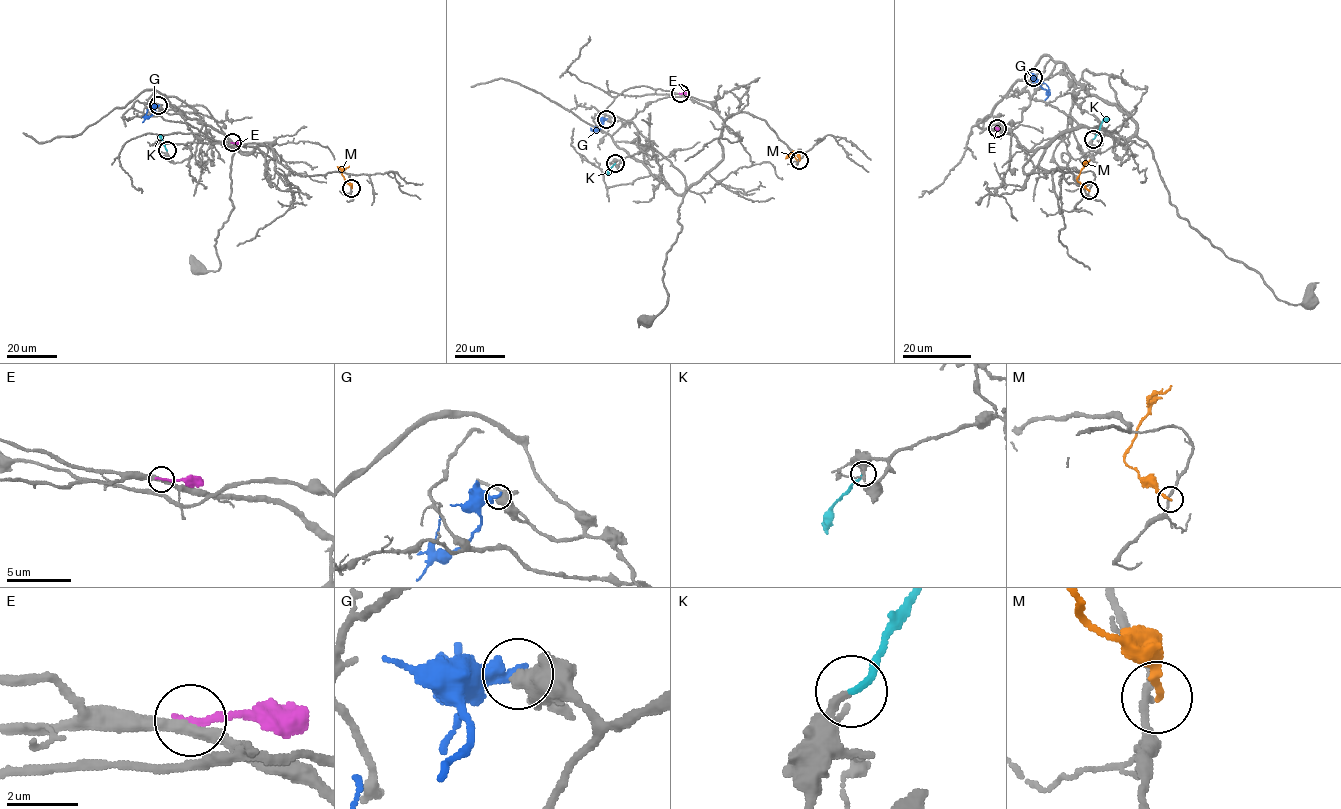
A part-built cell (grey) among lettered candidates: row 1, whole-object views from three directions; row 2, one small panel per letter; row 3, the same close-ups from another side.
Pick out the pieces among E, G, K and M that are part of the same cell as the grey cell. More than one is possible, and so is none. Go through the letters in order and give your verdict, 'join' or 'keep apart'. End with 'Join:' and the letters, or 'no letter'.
E: keep apart
G: keep apart
K: join
M: keep apart
Join: K

